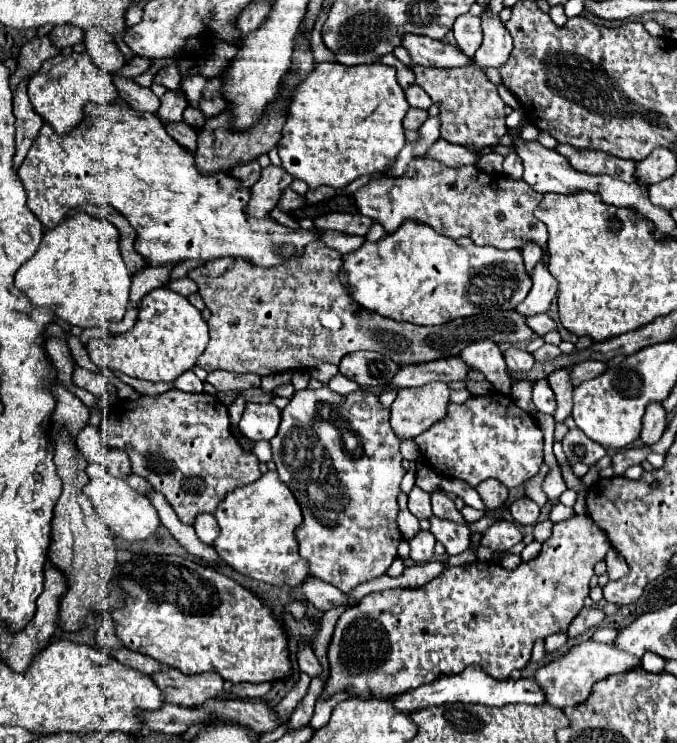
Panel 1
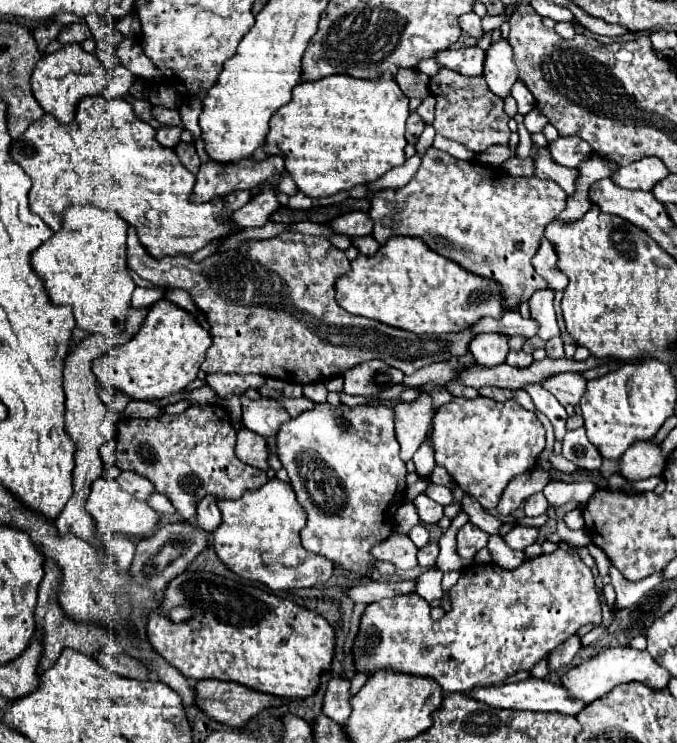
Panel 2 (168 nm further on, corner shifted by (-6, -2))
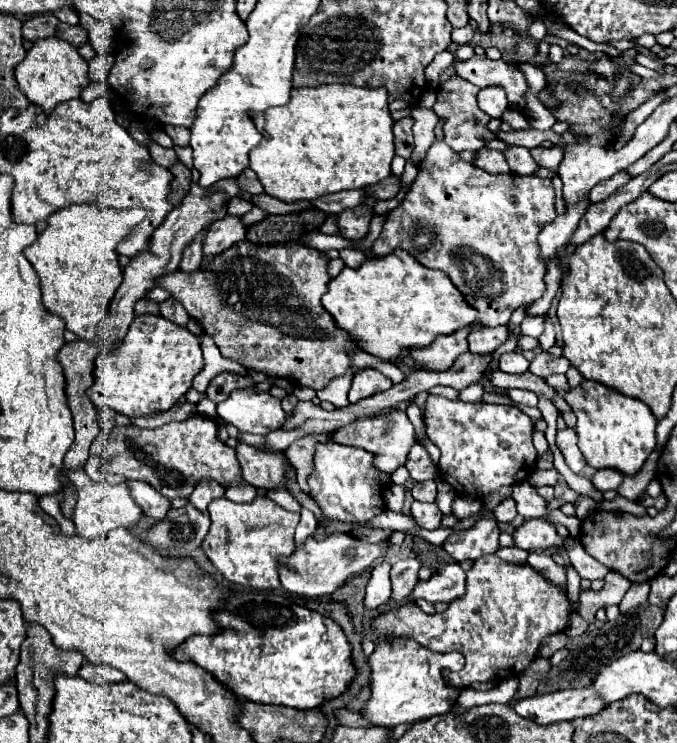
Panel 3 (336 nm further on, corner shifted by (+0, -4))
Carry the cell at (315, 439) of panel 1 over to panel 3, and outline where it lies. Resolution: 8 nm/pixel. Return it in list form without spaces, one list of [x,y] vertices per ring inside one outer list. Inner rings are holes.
[[[332,440],[318,444],[316,446],[316,456],[314,456],[314,472],[308,478],[310,484],[310,496],[318,502],[318,506],[322,508],[322,512],[328,518],[334,518],[342,522],[353,524],[365,524],[378,516],[382,510],[386,510],[384,504],[384,490],[378,484],[378,476],[380,472],[376,472],[376,468],[372,468],[372,456],[368,456],[368,452],[362,452],[360,448],[344,448],[344,444],[336,444]]]

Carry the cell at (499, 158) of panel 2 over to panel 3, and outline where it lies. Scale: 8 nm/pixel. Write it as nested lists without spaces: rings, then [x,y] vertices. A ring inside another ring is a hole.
[[[510,146],[506,152],[504,152],[508,164],[510,164],[510,170],[514,174],[522,174],[522,176],[532,176],[540,166],[532,160],[530,152],[522,146]]]

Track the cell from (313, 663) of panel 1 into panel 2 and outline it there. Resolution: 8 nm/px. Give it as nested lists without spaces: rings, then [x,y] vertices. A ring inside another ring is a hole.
[[[332,678],[326,686],[324,694],[324,706],[322,712],[342,726],[346,718],[350,716],[350,680],[348,678]]]

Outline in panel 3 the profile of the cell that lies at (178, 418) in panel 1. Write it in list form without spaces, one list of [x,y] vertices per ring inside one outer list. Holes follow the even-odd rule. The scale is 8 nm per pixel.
[[[192,416],[184,422],[170,422],[166,426],[160,428],[152,428],[152,430],[144,430],[138,426],[114,426],[108,432],[108,440],[106,446],[102,450],[102,470],[104,472],[114,472],[114,474],[122,474],[128,480],[142,480],[146,484],[150,484],[152,488],[158,486],[160,494],[174,500],[174,498],[188,498],[190,492],[194,490],[196,482],[202,478],[212,478],[218,480],[220,484],[230,484],[232,480],[240,480],[240,464],[236,460],[236,452],[232,448],[228,448],[226,444],[222,444],[216,438],[216,422],[206,418],[206,416]]]

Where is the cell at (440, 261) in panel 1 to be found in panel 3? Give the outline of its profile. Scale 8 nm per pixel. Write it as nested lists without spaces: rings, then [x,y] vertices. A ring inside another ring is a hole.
[[[404,252],[364,260],[356,270],[344,268],[330,280],[322,306],[360,350],[382,360],[396,360],[402,350],[426,348],[436,336],[478,322],[476,310],[464,304],[464,296],[442,272],[424,268]]]

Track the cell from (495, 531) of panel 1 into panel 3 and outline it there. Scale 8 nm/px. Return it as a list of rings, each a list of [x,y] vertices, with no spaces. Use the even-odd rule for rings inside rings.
[[[526,520],[516,532],[514,542],[518,548],[534,552],[534,550],[546,550],[546,548],[564,548],[568,538],[560,538],[556,532],[556,526],[548,520]]]

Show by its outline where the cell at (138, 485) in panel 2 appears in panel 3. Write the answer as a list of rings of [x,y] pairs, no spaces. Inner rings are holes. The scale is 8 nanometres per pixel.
[[[128,482],[134,502],[142,508],[142,512],[154,520],[164,520],[170,510],[170,500],[164,498],[160,492],[150,488],[144,482]]]

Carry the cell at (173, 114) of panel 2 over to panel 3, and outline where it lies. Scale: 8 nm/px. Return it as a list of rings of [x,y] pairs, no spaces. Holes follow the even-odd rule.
[[[164,126],[164,132],[172,138],[174,146],[190,146],[190,130],[186,130],[186,128]]]

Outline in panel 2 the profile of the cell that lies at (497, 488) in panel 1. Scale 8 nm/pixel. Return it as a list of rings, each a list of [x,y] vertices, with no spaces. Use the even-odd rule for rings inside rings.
[[[530,472],[530,474],[522,474],[518,478],[514,478],[502,492],[500,502],[496,506],[498,514],[512,514],[528,496],[532,496],[534,492],[540,492],[546,484],[550,482],[546,472]]]

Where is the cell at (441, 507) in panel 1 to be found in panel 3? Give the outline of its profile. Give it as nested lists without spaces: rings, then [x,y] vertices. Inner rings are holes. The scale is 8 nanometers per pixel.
[[[434,480],[416,482],[414,488],[412,488],[412,496],[418,502],[434,502],[434,498],[436,498],[436,482]]]

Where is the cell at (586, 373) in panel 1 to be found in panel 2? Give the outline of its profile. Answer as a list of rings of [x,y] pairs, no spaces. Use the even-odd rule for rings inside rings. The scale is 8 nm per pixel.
[[[558,374],[554,378],[548,378],[544,384],[546,390],[550,390],[558,402],[562,402],[562,406],[576,406],[586,392],[586,378],[582,374]]]

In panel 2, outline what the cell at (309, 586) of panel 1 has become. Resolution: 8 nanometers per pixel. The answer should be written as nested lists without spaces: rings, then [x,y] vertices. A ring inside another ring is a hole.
[[[406,580],[406,582],[370,582],[366,586],[350,588],[346,592],[346,596],[354,604],[372,604],[376,600],[398,596],[398,594],[404,594],[404,592],[414,592],[414,580]]]

